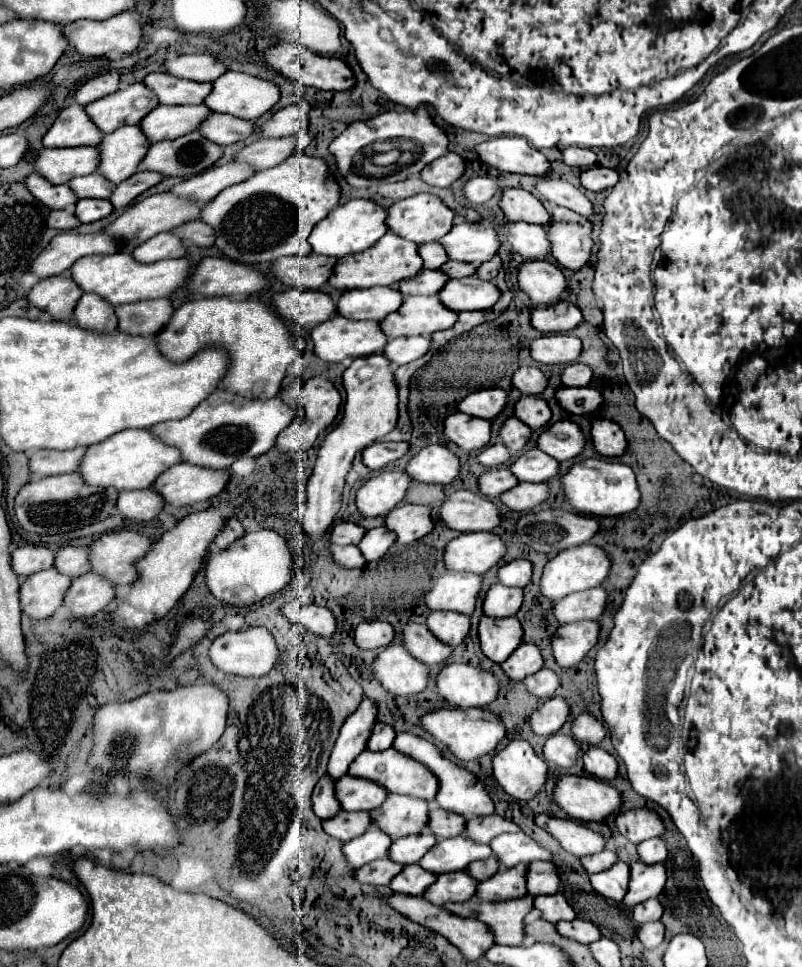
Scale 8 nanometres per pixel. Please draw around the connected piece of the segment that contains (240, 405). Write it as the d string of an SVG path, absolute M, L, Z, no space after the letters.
M213 391L189 413L189 417L157 423L149 427L149 431L155 433L165 445L177 447L185 463L209 469L229 469L241 457L259 457L267 453L275 445L277 435L297 415L299 413L279 397L259 401L245 399L229 391Z

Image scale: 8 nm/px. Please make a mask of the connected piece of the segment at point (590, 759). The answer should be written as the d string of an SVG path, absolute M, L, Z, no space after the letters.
M589 747L583 753L583 767L589 775L597 779L617 777L617 759L607 751L603 751L601 747Z

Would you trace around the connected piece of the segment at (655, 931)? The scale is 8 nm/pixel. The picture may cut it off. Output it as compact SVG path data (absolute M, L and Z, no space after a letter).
M661 921L645 923L645 925L639 925L639 927L637 927L637 939L639 939L647 949L655 949L655 947L663 941L663 933L665 933L665 927L663 927Z

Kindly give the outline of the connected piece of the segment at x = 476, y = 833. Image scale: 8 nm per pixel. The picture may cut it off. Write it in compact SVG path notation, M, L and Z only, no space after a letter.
M493 813L485 817L469 817L465 823L465 831L461 835L473 839L475 843L489 843L493 837L501 833L515 833L515 831L519 831L519 827L513 821Z

